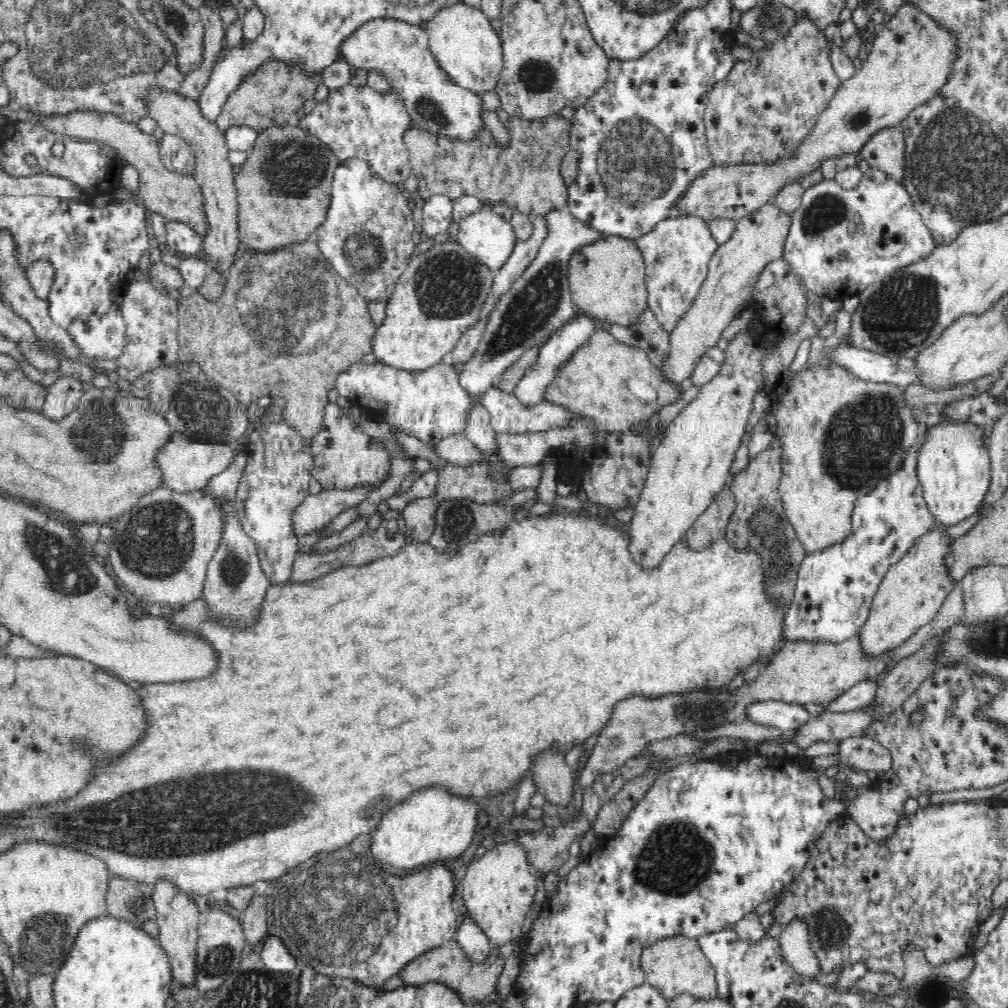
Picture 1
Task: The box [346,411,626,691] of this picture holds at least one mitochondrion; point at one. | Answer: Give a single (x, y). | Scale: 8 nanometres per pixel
(460, 518)

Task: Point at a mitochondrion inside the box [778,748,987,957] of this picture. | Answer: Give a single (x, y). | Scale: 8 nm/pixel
(831, 930)

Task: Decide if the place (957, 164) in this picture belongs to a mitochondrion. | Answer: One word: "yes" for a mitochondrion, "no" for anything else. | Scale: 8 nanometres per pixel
yes

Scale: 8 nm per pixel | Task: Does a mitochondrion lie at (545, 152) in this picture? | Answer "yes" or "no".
no

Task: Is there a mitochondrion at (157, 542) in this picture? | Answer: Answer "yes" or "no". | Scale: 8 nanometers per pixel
yes

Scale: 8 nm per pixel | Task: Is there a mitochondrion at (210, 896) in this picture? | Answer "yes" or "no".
no

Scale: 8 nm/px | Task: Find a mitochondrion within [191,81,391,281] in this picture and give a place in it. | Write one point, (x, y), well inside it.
(294, 166)

